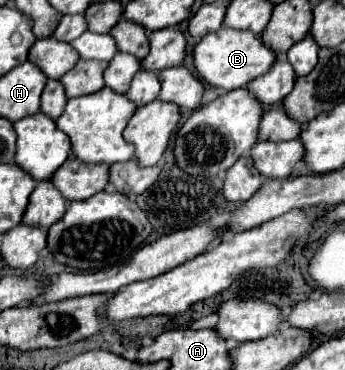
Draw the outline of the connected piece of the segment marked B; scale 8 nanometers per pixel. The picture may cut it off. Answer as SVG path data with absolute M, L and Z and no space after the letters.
M220 28L212 34L206 34L196 46L194 46L194 68L198 72L198 76L214 86L214 88L222 88L222 90L236 90L246 86L250 80L254 80L256 76L262 76L270 70L272 62L276 60L274 52L270 48L266 48L262 44L262 40L258 36L254 36L252 32L244 32L244 30L232 30L232 28Z

